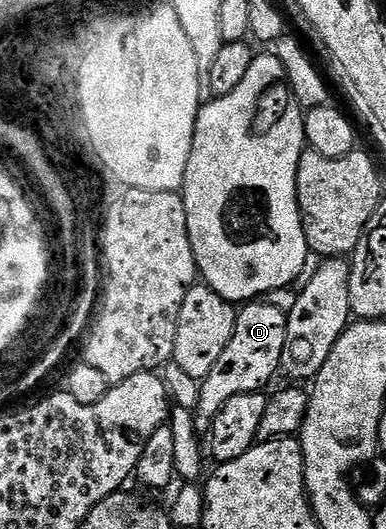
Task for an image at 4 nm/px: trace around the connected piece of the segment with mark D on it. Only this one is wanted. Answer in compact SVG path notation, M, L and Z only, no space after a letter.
M271 301L248 302L236 314L233 337L229 337L225 353L221 353L217 365L213 365L213 373L201 380L197 408L200 420L213 421L225 405L225 401L230 401L241 393L267 389L271 378L284 366L287 355L287 311L267 302Z

